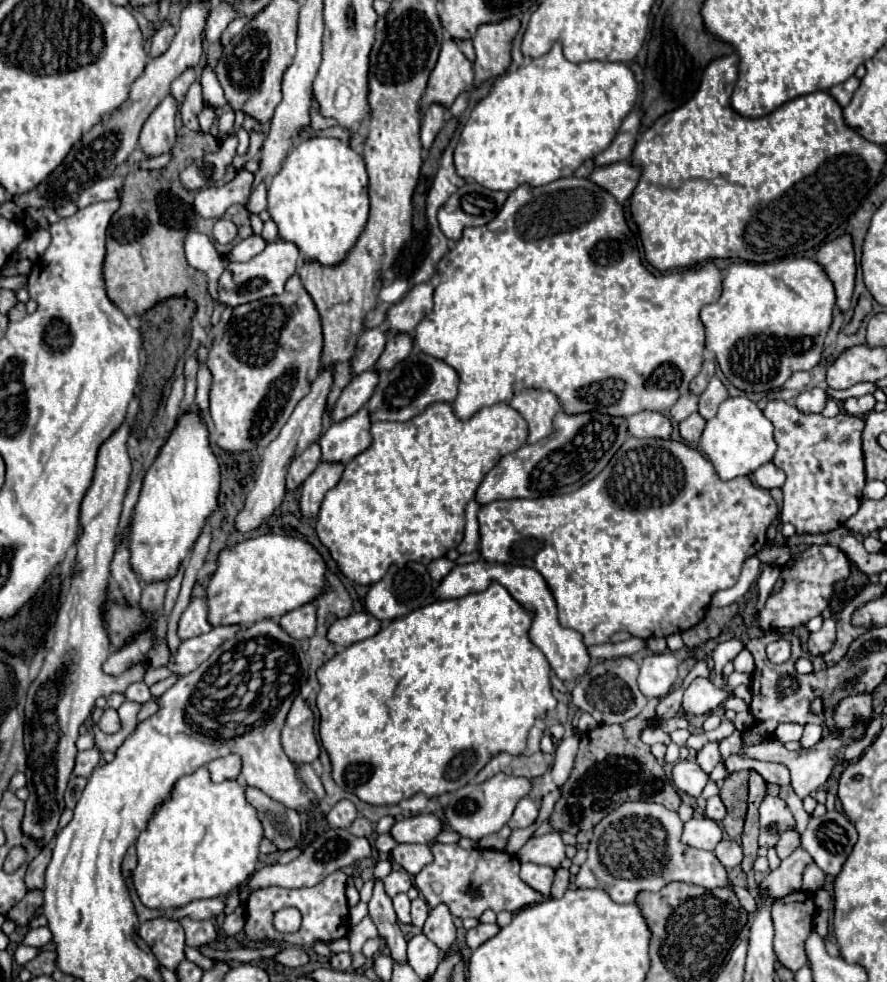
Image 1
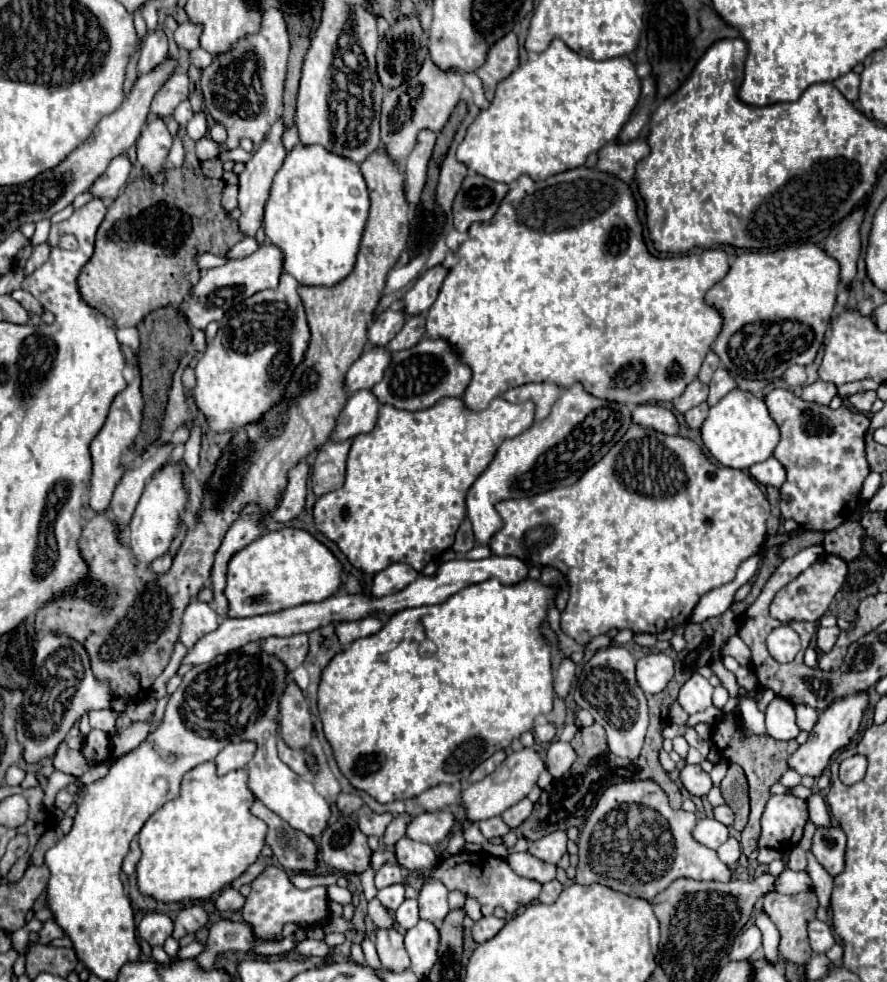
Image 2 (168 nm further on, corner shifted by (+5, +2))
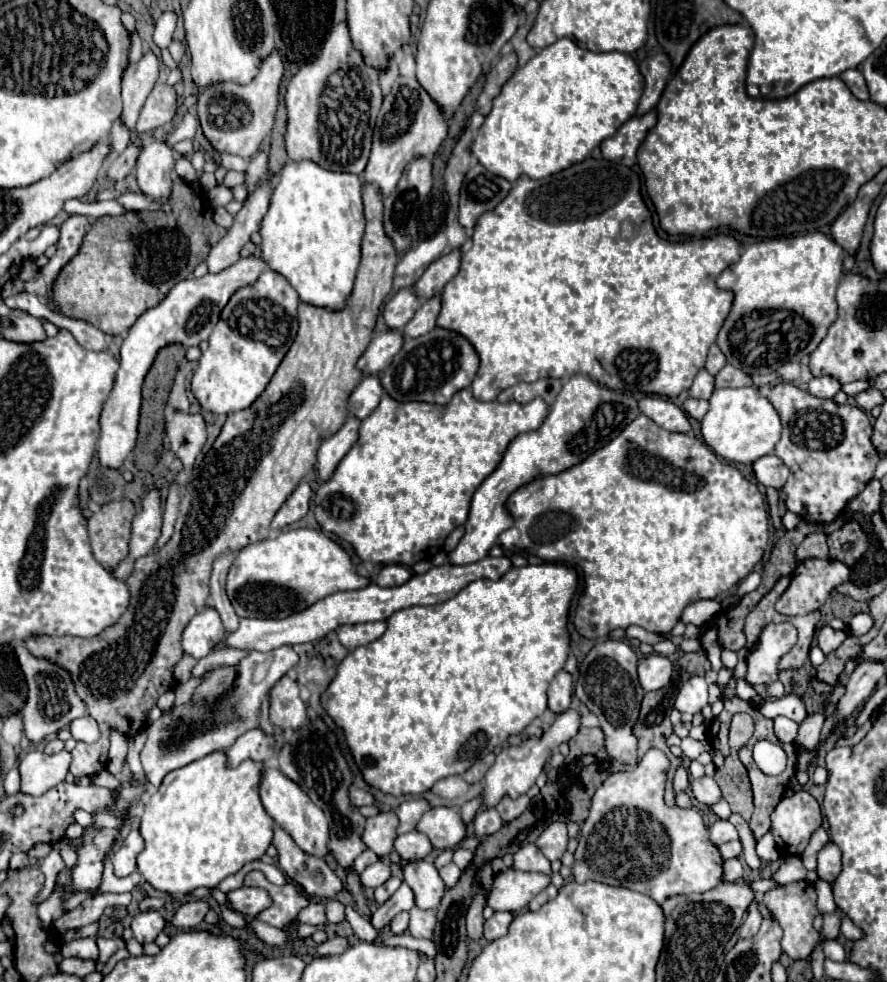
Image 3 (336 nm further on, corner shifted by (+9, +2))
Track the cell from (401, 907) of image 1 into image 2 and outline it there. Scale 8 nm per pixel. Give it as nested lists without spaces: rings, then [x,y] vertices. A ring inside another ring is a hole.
[[[398,883],[398,885],[392,885],[392,887],[384,887],[378,891],[378,899],[382,901],[382,905],[386,905],[390,911],[396,911],[402,901],[406,899],[404,897],[404,885]]]

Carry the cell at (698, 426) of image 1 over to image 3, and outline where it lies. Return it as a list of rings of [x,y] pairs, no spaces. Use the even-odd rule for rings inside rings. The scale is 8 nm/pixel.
[[[688,397],[688,399],[684,401],[684,411],[686,411],[690,417],[694,417],[694,419],[700,421],[700,419],[706,415],[706,411],[708,411],[708,401]]]

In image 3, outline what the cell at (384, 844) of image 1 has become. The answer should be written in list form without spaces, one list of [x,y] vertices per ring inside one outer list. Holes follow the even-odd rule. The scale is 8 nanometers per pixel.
[[[416,799],[416,801],[404,801],[400,803],[400,807],[396,809],[396,815],[400,819],[400,827],[398,827],[398,835],[402,833],[410,833],[416,829],[420,817],[430,809],[430,803],[426,799]]]

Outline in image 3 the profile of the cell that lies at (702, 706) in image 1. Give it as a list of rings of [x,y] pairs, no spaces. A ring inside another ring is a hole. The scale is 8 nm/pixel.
[[[692,677],[688,683],[684,683],[676,695],[674,707],[680,713],[698,713],[708,703],[708,683],[704,677]]]

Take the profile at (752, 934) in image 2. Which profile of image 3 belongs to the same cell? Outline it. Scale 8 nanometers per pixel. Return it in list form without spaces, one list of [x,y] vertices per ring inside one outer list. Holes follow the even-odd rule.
[[[752,901],[748,911],[746,911],[746,921],[742,923],[742,927],[739,927],[739,938],[746,939],[746,937],[752,937],[756,935],[756,931],[760,929],[760,923],[762,923],[762,915],[760,915],[760,909],[758,909],[758,903]]]

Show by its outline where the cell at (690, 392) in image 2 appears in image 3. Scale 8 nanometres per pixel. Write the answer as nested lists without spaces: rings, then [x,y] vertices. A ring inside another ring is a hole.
[[[702,369],[696,379],[694,379],[694,385],[690,387],[690,397],[696,397],[696,399],[710,399],[714,391],[714,375],[710,375],[706,369]]]

